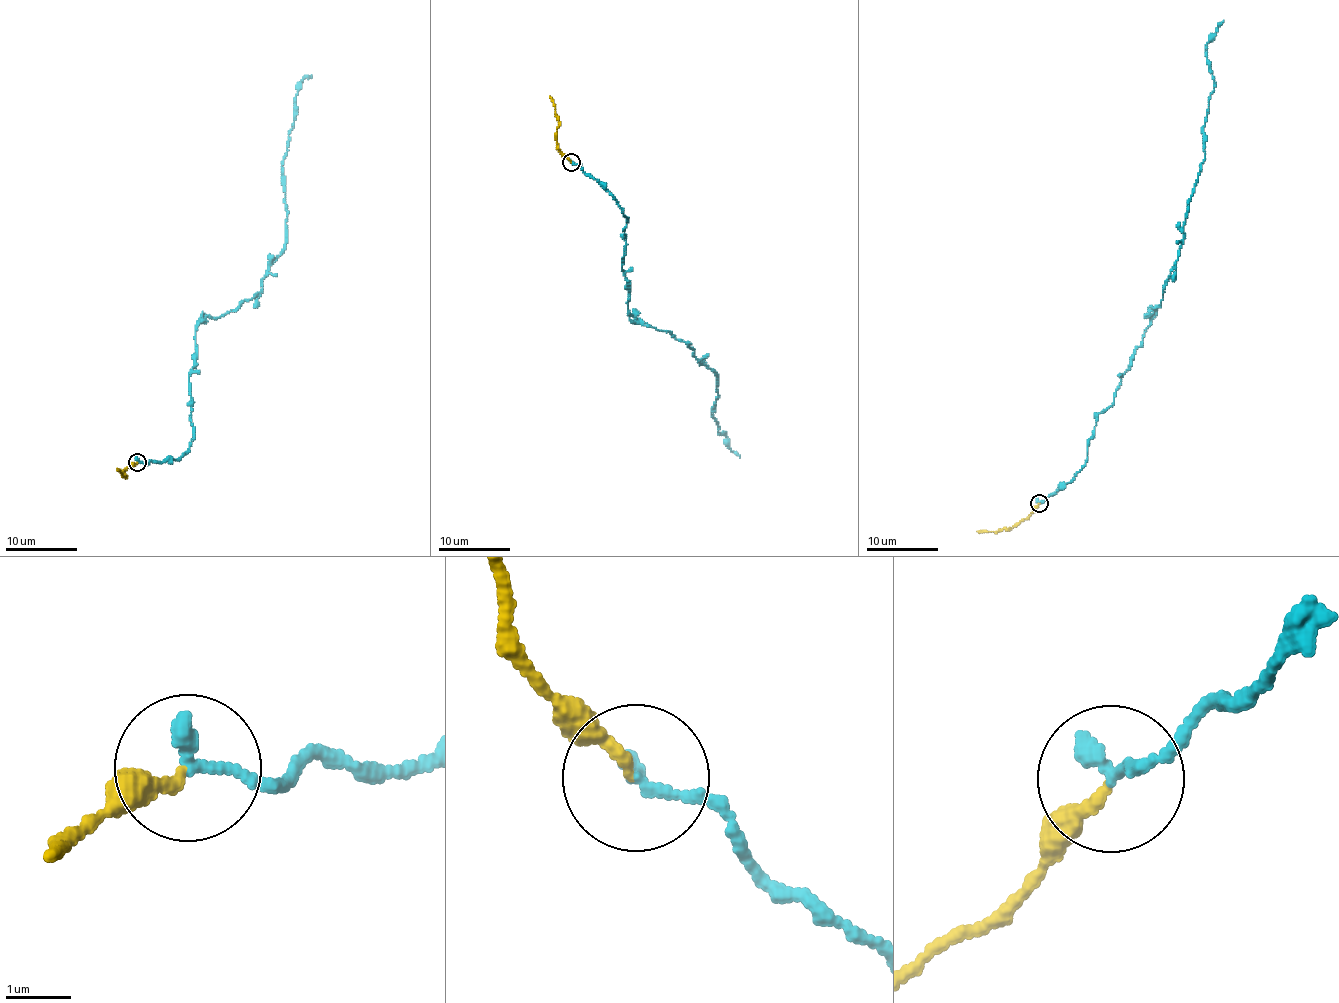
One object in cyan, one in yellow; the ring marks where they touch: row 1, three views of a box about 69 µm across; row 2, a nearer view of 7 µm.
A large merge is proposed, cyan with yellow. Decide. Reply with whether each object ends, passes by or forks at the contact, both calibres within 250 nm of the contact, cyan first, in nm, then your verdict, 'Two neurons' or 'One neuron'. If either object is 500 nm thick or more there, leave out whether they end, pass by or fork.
At the ring cyan ends. At the ring yellow ends. Thickness 280 nm (cyan) against 190 nm. One neuron

